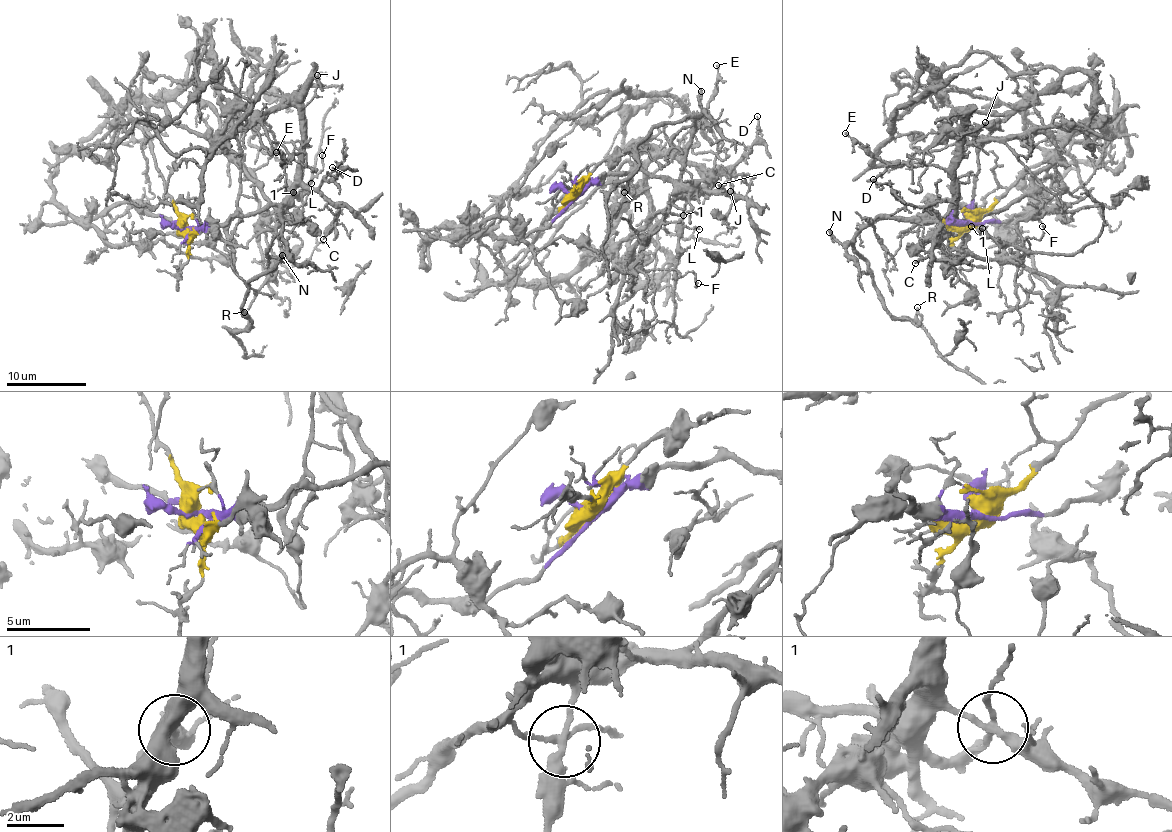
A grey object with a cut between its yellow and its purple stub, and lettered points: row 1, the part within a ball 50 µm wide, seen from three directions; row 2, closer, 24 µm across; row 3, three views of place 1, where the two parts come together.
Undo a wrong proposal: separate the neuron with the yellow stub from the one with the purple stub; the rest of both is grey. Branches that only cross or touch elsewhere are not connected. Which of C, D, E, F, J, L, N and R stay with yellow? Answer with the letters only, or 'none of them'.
none of them

